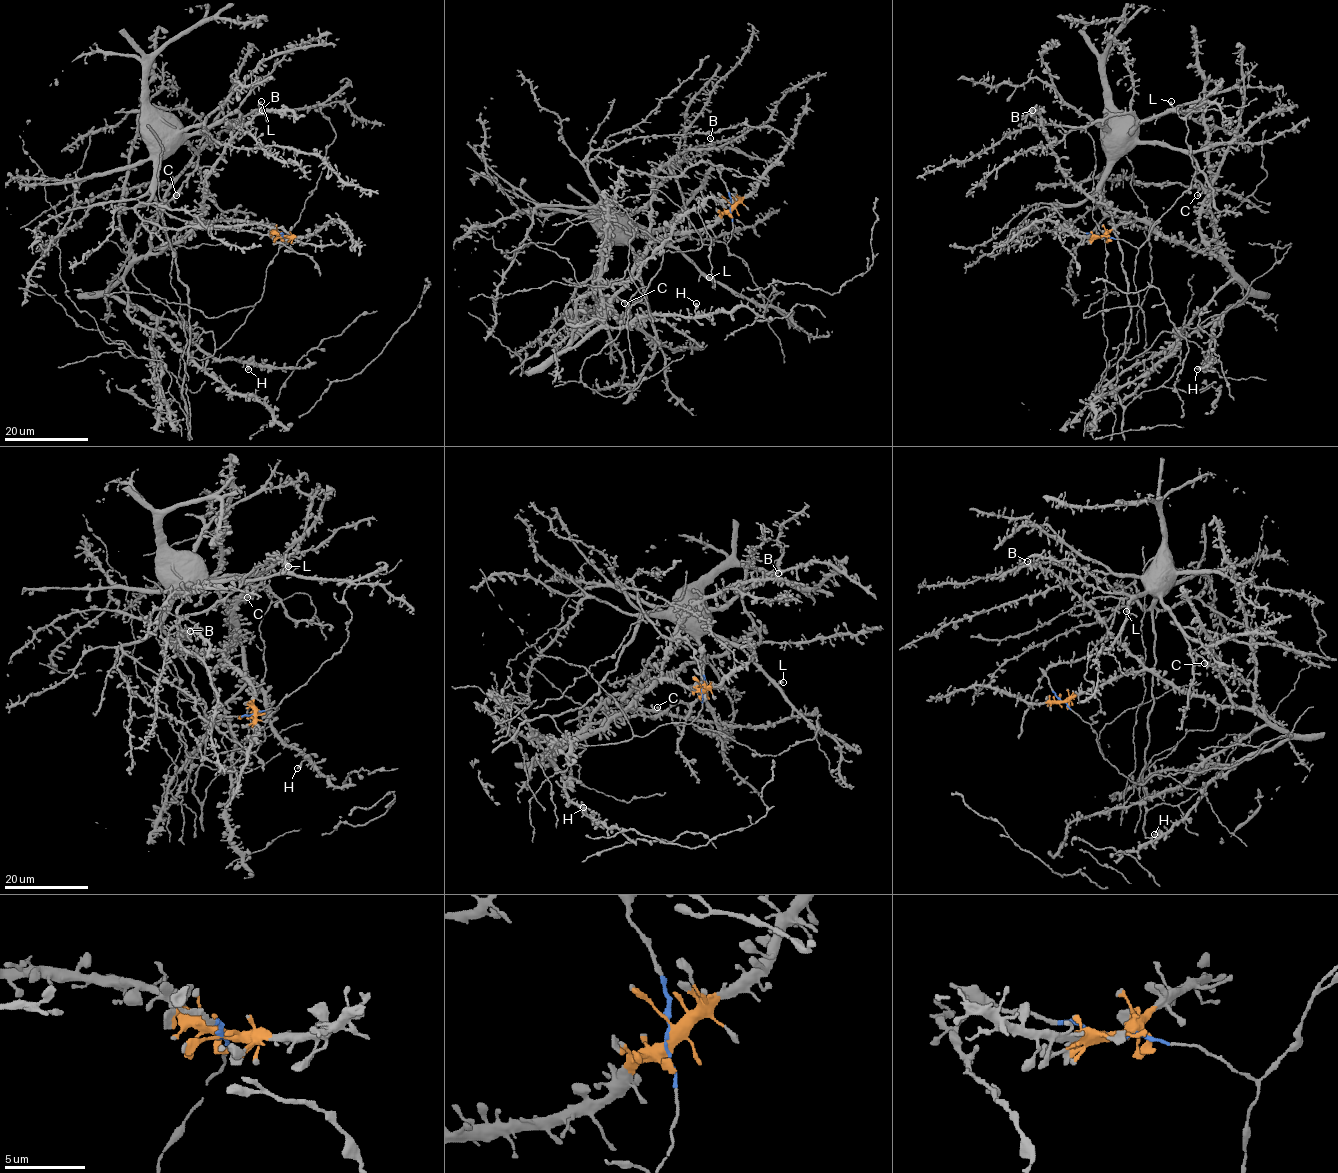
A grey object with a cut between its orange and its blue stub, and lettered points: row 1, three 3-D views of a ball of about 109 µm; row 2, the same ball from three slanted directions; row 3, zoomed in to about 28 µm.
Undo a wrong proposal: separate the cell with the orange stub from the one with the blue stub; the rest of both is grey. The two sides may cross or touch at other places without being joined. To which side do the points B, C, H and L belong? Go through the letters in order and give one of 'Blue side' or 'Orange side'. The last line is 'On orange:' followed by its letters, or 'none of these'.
B: Orange side
C: Blue side
H: Orange side
L: Blue side
On orange: B, H

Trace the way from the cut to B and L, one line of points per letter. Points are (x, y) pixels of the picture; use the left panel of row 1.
B: (283, 236), (265, 224), (206, 221), (202, 212), (204, 181), (225, 145), (253, 118), (264, 114), (263, 109)
L: (283, 236), (279, 248), (316, 186), (334, 128), (316, 109), (266, 111), (258, 105), (262, 101)

